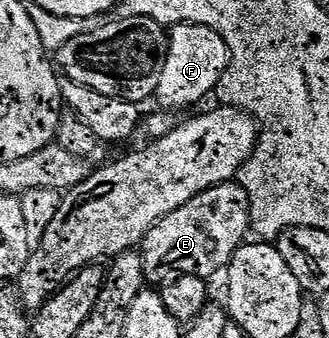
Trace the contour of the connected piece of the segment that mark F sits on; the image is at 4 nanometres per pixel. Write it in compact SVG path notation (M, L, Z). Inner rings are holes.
M173 24L168 32L168 53L158 78L155 103L169 113L177 114L183 108L211 97L232 62L226 42L214 30L197 24Z

